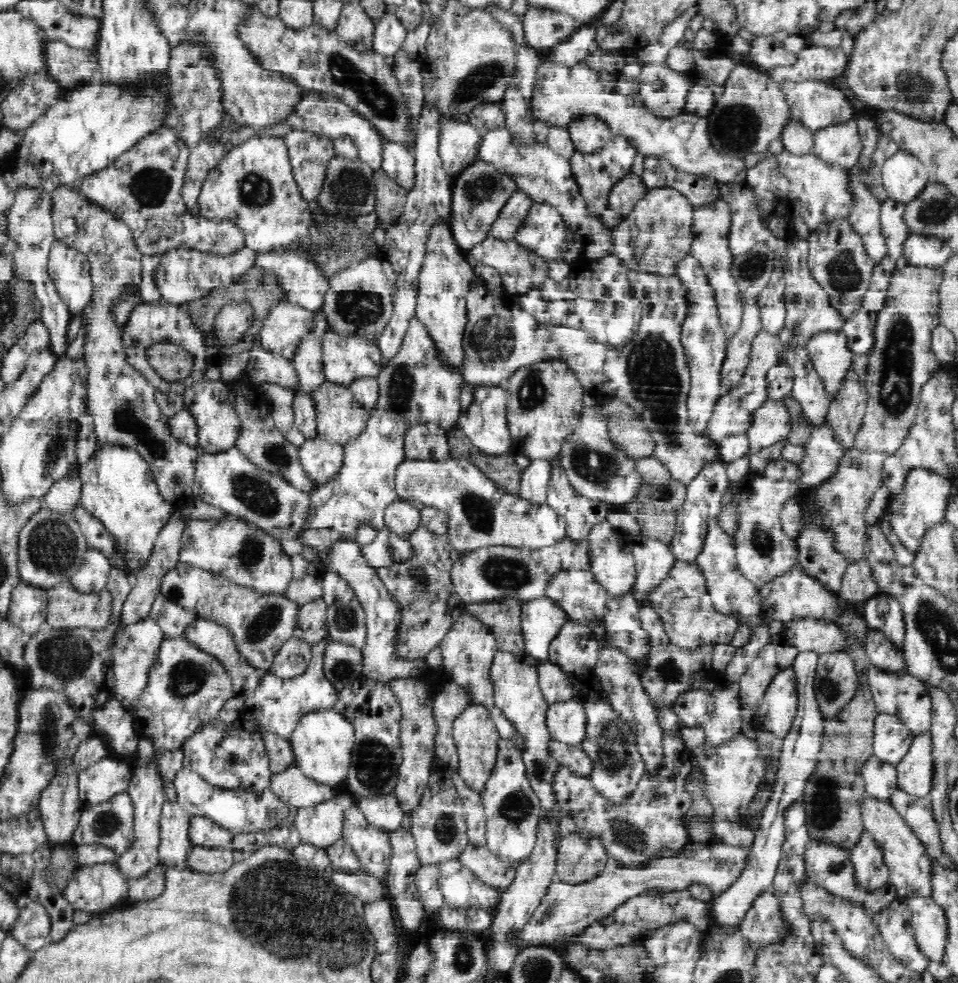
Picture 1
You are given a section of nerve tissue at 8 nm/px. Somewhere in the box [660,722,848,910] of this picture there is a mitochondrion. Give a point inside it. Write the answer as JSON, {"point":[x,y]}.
{"point":[826,810]}

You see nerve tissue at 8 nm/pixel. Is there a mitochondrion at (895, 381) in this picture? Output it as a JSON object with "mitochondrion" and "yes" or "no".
{"mitochondrion":"yes"}

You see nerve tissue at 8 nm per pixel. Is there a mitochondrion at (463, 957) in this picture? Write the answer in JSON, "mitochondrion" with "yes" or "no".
{"mitochondrion":"yes"}

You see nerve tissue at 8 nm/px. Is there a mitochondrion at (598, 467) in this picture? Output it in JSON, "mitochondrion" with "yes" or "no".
{"mitochondrion":"yes"}

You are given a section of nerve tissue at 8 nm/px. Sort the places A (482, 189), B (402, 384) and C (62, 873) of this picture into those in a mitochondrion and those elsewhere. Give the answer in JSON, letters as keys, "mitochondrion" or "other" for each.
{"A":"mitochondrion","B":"mitochondrion","C":"other"}

